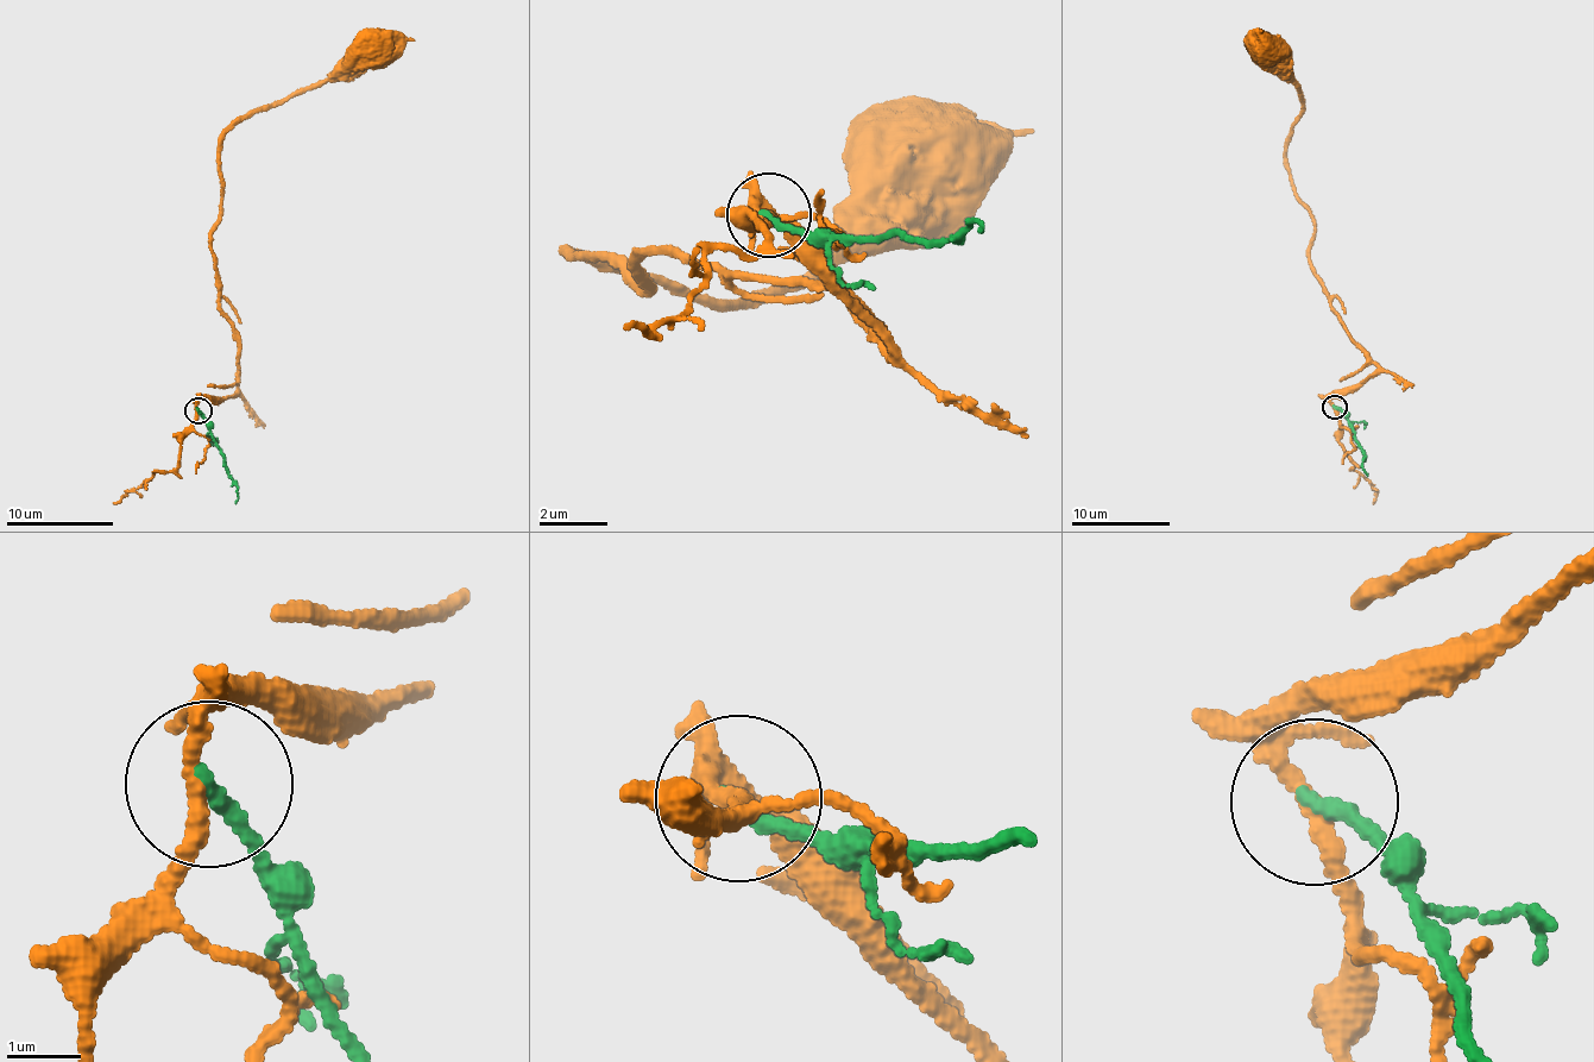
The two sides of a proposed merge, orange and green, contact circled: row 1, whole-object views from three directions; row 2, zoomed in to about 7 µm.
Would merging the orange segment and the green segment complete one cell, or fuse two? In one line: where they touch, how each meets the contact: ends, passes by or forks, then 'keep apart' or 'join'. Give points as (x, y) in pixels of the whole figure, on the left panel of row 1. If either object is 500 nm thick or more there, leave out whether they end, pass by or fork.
(199, 410) | orange passes by | green ends | keep apart

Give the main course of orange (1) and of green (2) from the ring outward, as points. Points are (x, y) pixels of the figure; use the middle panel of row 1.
1: (772, 217), (884, 357), (832, 290), (656, 250), (638, 299), (568, 258), (730, 303), (938, 142)
2: (772, 217), (825, 239), (971, 227), (982, 233)

